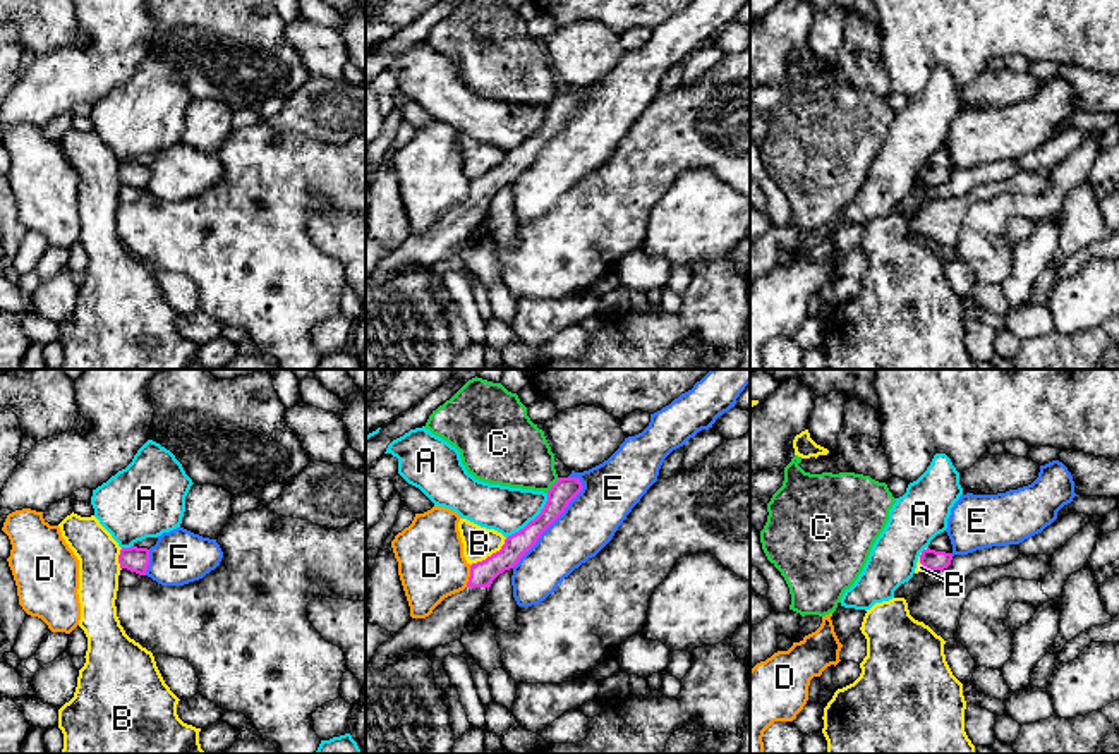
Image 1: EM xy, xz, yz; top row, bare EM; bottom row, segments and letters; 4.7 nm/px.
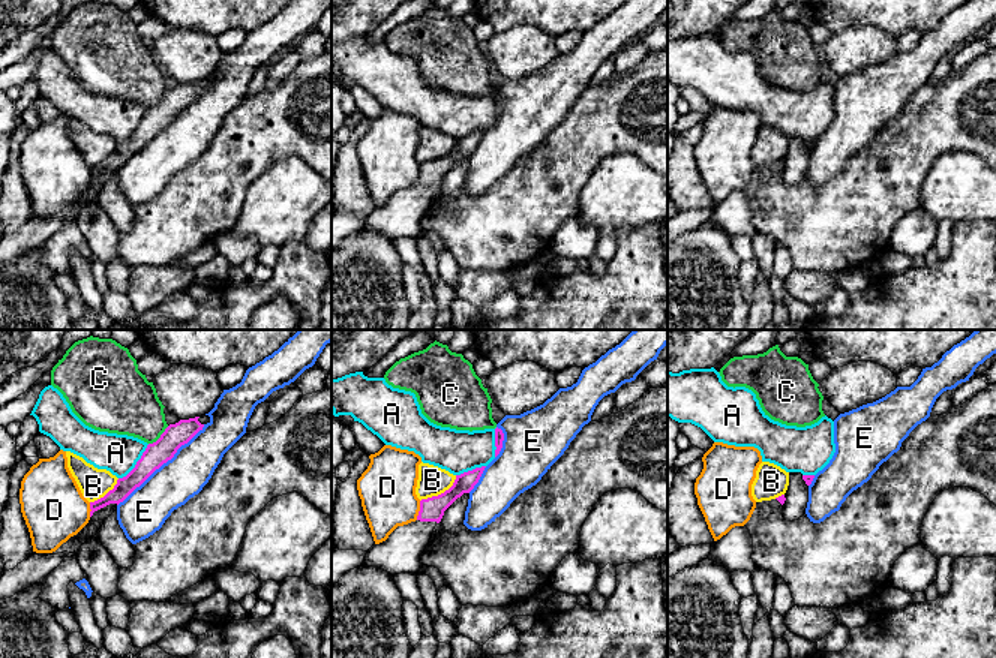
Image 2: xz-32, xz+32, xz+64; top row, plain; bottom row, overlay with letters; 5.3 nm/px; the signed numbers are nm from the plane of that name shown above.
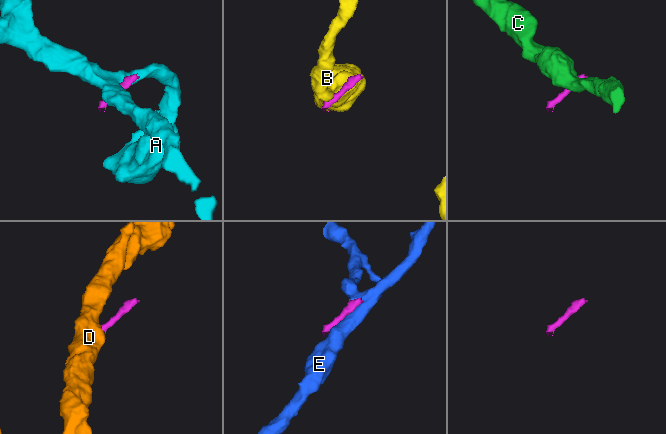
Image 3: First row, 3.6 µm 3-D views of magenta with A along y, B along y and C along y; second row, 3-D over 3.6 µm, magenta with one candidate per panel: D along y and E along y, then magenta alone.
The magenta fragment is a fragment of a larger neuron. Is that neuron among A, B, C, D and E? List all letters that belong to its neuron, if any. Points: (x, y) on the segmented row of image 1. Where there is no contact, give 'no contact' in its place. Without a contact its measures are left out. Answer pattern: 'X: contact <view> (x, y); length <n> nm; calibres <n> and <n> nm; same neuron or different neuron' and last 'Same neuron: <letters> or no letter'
A: contact xz (534, 519); length 300 nm; calibres 110 and 220 nm; different neuron
B: contact xz (491, 555); length 220 nm; calibres 120 and 150 nm; different neuron
C: contact xz (553, 485); length 90 nm; calibres 110 and 320 nm; different neuron
D: contact xz (471, 576); length 110 nm; calibres 120 and 320 nm; different neuron
E: contact xz (553, 521); length 550 nm; calibres 110 and 260 nm; different neuron
Same neuron: no letter

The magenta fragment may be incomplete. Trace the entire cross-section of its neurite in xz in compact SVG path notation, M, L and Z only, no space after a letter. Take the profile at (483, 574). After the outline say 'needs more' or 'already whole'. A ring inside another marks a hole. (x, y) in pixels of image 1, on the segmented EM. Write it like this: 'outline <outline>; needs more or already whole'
outline M558 477L547 491L541 514L523 529L508 536L499 551L470 565L470 577L463 591L445 598L429 617L412 618L378 648L367 666L378 670L403 653L431 651L460 641L469 620L482 611L493 581L520 562L582 488L578 477Z; needs more

